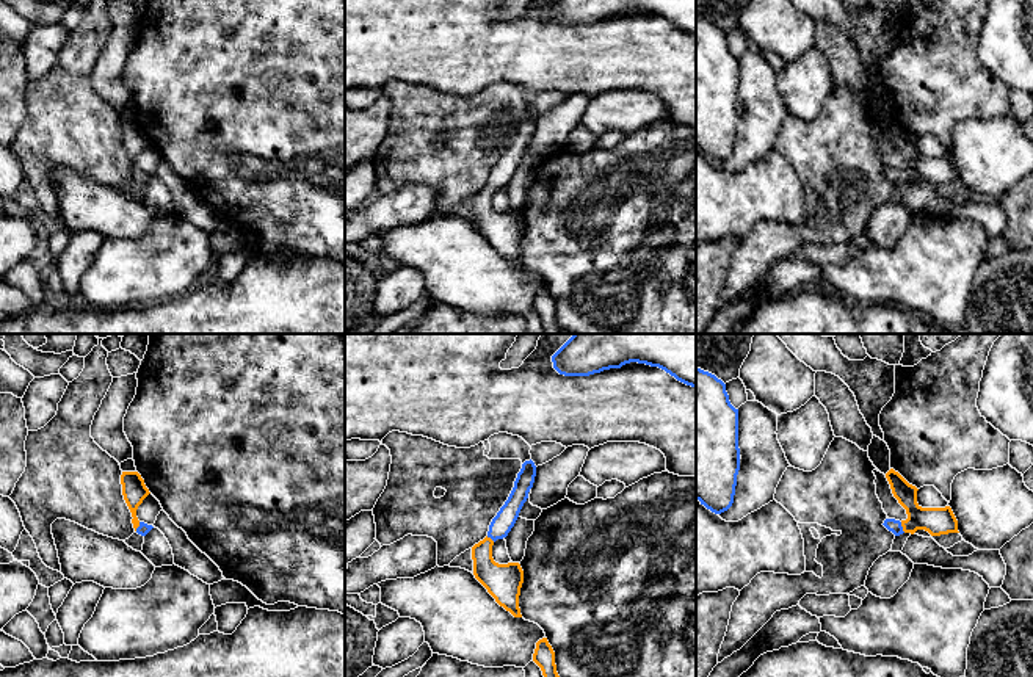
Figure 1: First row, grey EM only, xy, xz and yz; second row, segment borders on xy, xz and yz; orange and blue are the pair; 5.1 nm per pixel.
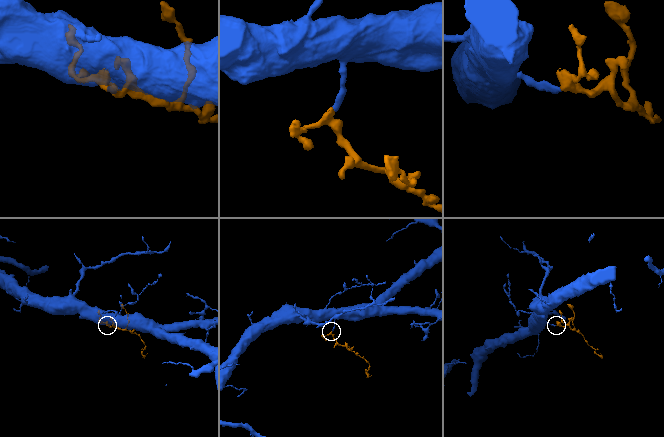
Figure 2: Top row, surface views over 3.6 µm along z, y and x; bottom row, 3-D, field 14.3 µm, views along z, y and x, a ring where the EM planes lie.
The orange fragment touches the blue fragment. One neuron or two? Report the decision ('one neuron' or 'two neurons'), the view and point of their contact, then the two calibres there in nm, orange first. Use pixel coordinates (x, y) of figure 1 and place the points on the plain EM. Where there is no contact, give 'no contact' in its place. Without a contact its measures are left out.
one neuron; contact yz (902, 174); calibres 140 and 70 nm

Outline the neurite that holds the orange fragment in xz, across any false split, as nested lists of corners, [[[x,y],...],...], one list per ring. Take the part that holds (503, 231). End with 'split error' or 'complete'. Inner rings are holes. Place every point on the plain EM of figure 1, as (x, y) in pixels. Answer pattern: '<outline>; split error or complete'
[[[525,110],[514,130],[514,136],[489,174],[488,185],[472,196],[473,224],[514,266],[522,266],[519,244],[524,219],[519,212],[498,213],[492,207],[492,194],[508,185],[514,176],[536,125],[535,111]]]; split error

